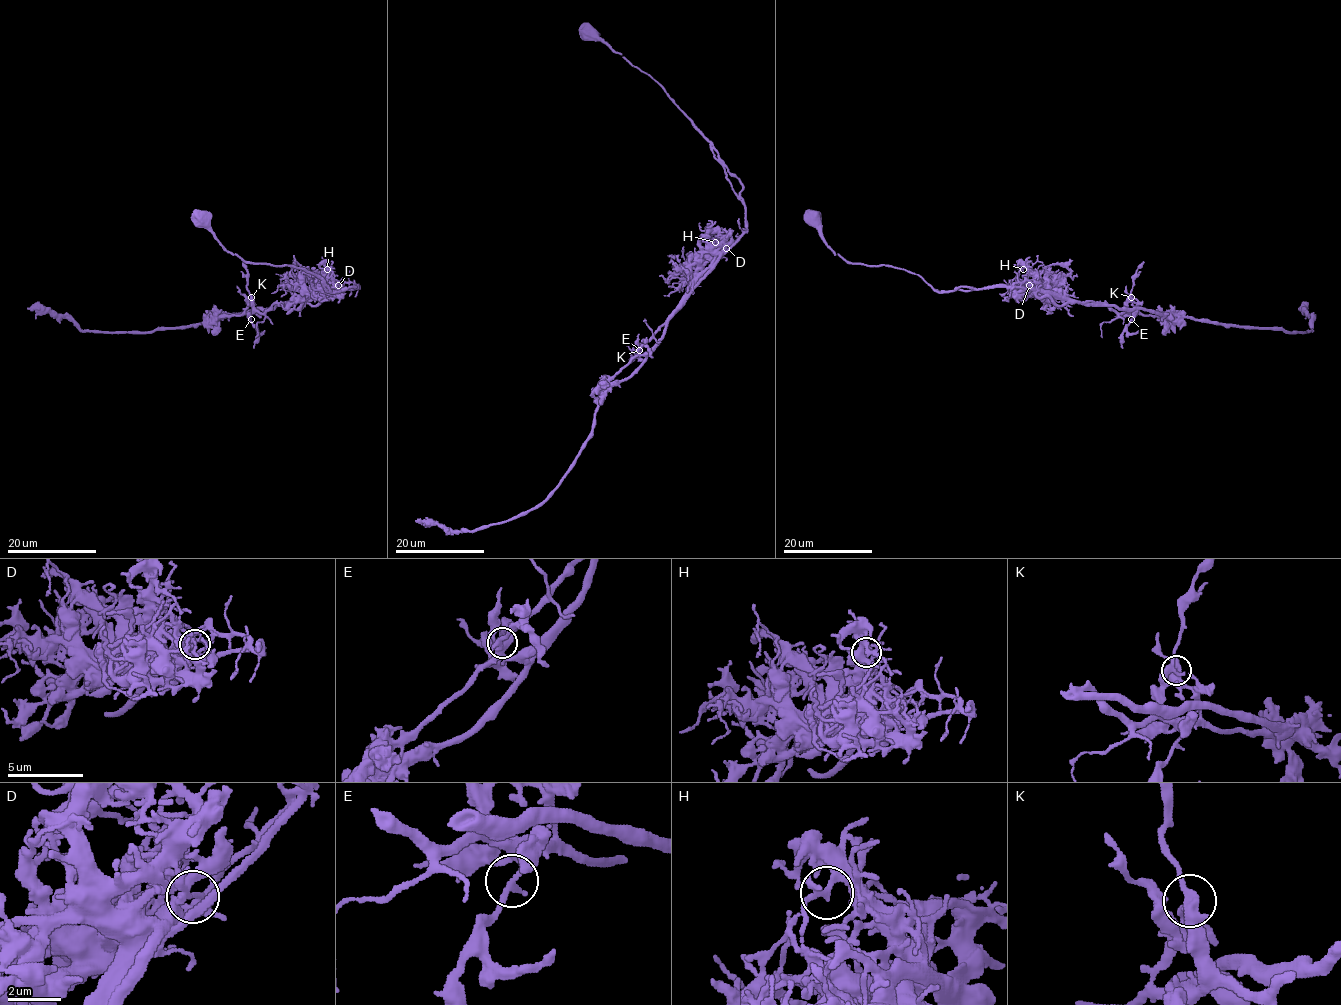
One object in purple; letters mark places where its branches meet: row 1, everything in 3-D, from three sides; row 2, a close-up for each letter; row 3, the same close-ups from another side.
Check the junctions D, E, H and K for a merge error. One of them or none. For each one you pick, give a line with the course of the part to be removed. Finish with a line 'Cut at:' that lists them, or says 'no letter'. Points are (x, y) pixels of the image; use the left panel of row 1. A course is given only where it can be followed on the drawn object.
D: (338, 285), (319, 283), (310, 291), (307, 302), (275, 302), (264, 313), (216, 315), (208, 333)
Cut at: D

